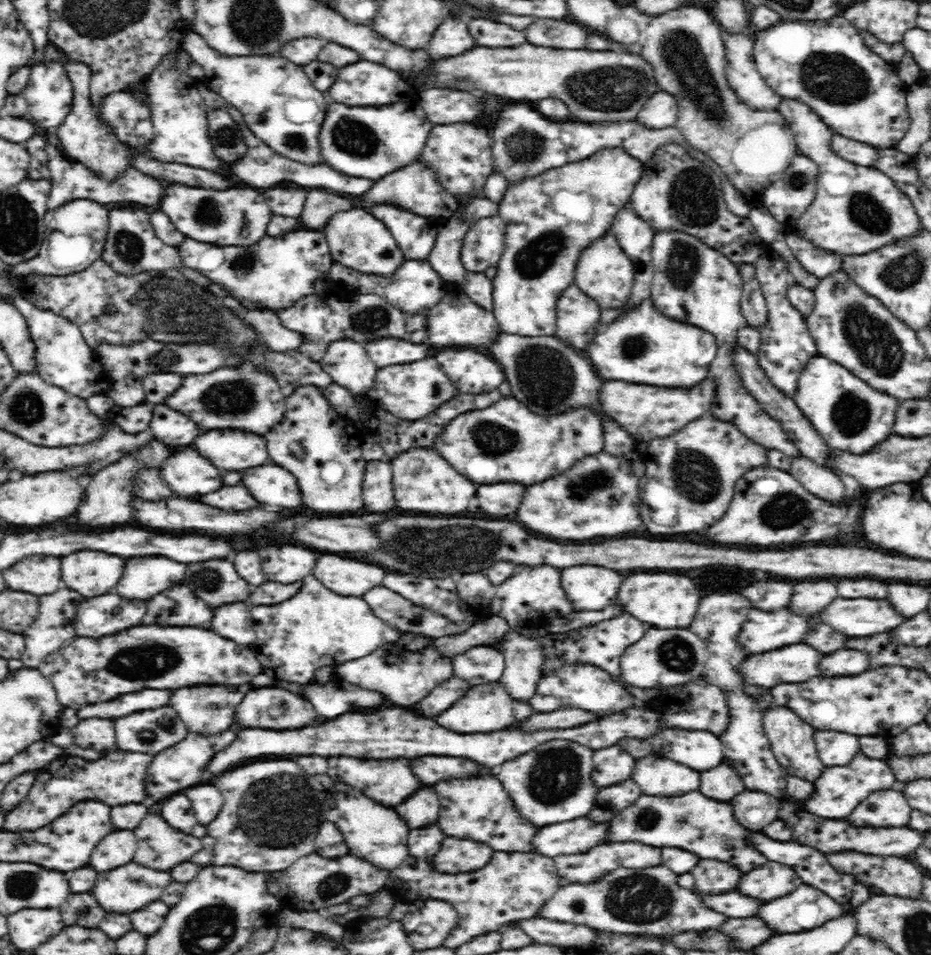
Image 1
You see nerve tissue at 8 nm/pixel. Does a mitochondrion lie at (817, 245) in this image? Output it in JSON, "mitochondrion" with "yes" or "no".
{"mitochondrion":"no"}

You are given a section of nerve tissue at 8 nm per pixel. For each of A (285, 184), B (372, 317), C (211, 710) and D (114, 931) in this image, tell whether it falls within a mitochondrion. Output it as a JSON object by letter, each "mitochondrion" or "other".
{"A":"other","B":"mitochondrion","C":"mitochondrion","D":"other"}

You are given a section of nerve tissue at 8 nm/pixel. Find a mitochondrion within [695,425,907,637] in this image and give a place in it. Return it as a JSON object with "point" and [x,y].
{"point":[782,508]}

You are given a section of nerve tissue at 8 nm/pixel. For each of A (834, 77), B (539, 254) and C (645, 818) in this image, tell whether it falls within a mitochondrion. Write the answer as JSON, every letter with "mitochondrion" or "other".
{"A":"mitochondrion","B":"mitochondrion","C":"mitochondrion"}

